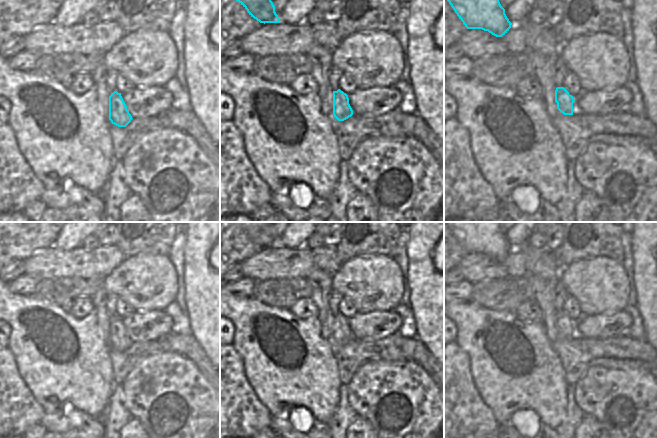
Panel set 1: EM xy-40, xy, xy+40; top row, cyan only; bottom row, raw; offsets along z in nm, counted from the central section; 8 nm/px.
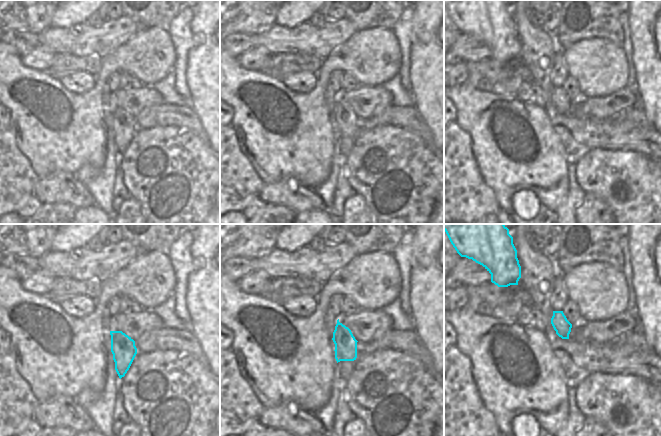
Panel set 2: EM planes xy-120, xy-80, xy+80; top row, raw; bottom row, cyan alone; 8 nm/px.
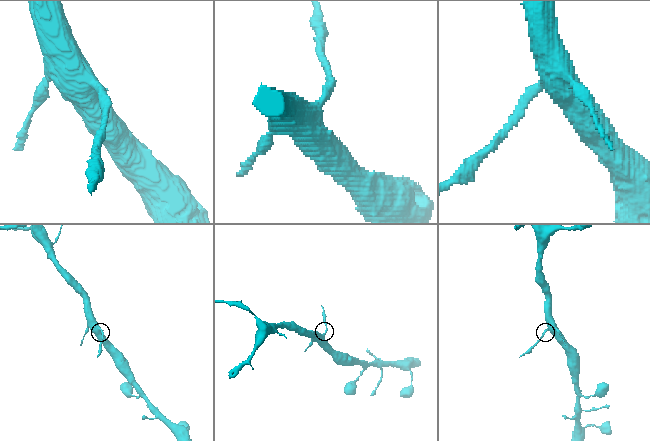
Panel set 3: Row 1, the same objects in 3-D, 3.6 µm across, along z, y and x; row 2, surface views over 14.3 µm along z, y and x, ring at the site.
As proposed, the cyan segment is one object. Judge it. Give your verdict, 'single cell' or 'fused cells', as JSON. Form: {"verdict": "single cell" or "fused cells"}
{"verdict": "fused cells"}

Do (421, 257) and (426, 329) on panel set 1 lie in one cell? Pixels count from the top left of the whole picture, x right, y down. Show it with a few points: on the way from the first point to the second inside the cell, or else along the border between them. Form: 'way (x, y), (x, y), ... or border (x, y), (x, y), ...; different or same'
way (422, 275), (426, 283), (426, 311); same

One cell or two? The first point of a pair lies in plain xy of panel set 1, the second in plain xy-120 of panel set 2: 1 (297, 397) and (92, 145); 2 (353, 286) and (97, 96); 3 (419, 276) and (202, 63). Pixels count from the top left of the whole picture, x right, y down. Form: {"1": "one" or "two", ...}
{"1": "one", "2": "one", "3": "one"}

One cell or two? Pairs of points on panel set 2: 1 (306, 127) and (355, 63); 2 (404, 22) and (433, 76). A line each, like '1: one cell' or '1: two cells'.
1: one cell
2: two cells

